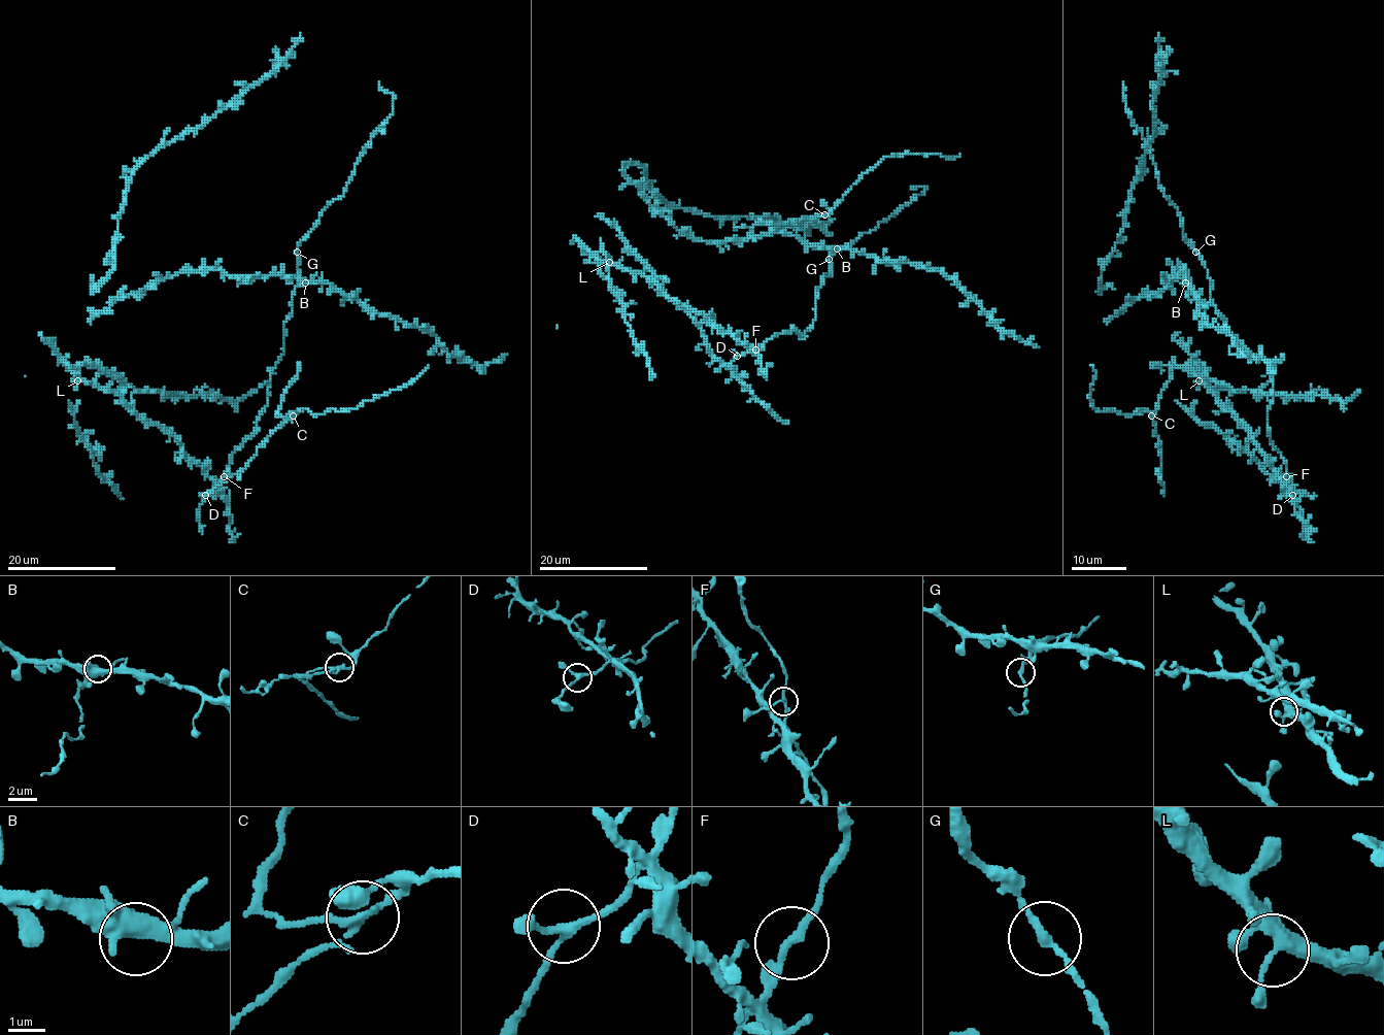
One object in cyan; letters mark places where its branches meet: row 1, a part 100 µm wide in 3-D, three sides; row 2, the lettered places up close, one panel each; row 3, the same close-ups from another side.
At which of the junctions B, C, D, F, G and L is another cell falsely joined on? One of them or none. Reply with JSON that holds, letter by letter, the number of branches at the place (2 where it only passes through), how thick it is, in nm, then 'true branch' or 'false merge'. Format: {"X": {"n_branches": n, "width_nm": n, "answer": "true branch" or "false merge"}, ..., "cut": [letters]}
{"B": {"n_branches": 4, "width_nm": 440, "answer": "true branch"}, "C": {"n_branches": 4, "width_nm": 180, "answer": "false merge"}, "D": {"n_branches": 3, "width_nm": 190, "answer": "true branch"}, "F": {"n_branches": 2, "width_nm": 220, "answer": "true branch"}, "G": {"n_branches": 2, "width_nm": 220, "answer": "true branch"}, "L": {"n_branches": 4, "width_nm": 320, "answer": "true branch"}, "cut": ["C"]}

